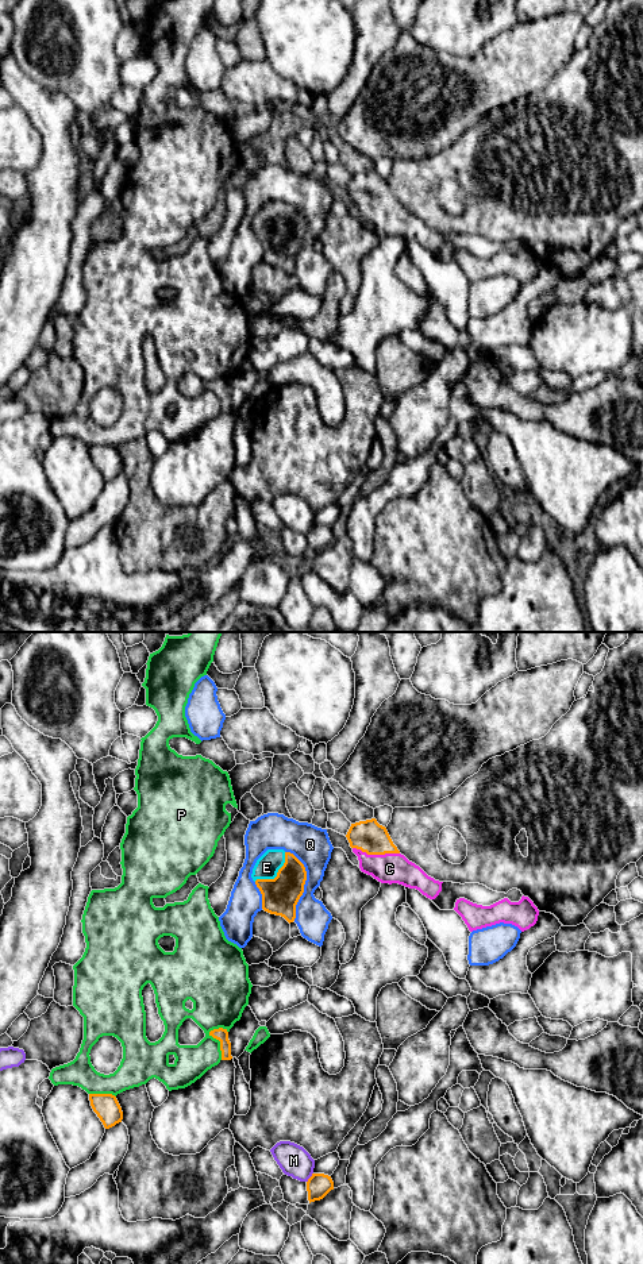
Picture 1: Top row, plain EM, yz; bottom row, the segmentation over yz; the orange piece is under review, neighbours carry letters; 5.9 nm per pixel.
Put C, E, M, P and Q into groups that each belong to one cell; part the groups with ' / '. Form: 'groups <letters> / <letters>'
groups C E / M / P / Q

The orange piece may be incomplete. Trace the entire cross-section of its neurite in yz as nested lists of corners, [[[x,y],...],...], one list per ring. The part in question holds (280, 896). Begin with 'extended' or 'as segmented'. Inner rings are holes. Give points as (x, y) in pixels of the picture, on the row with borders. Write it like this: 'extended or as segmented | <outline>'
extended | [[[267,849],[257,860],[251,878],[262,894],[262,909],[293,922],[307,880],[304,864],[290,852]]]

